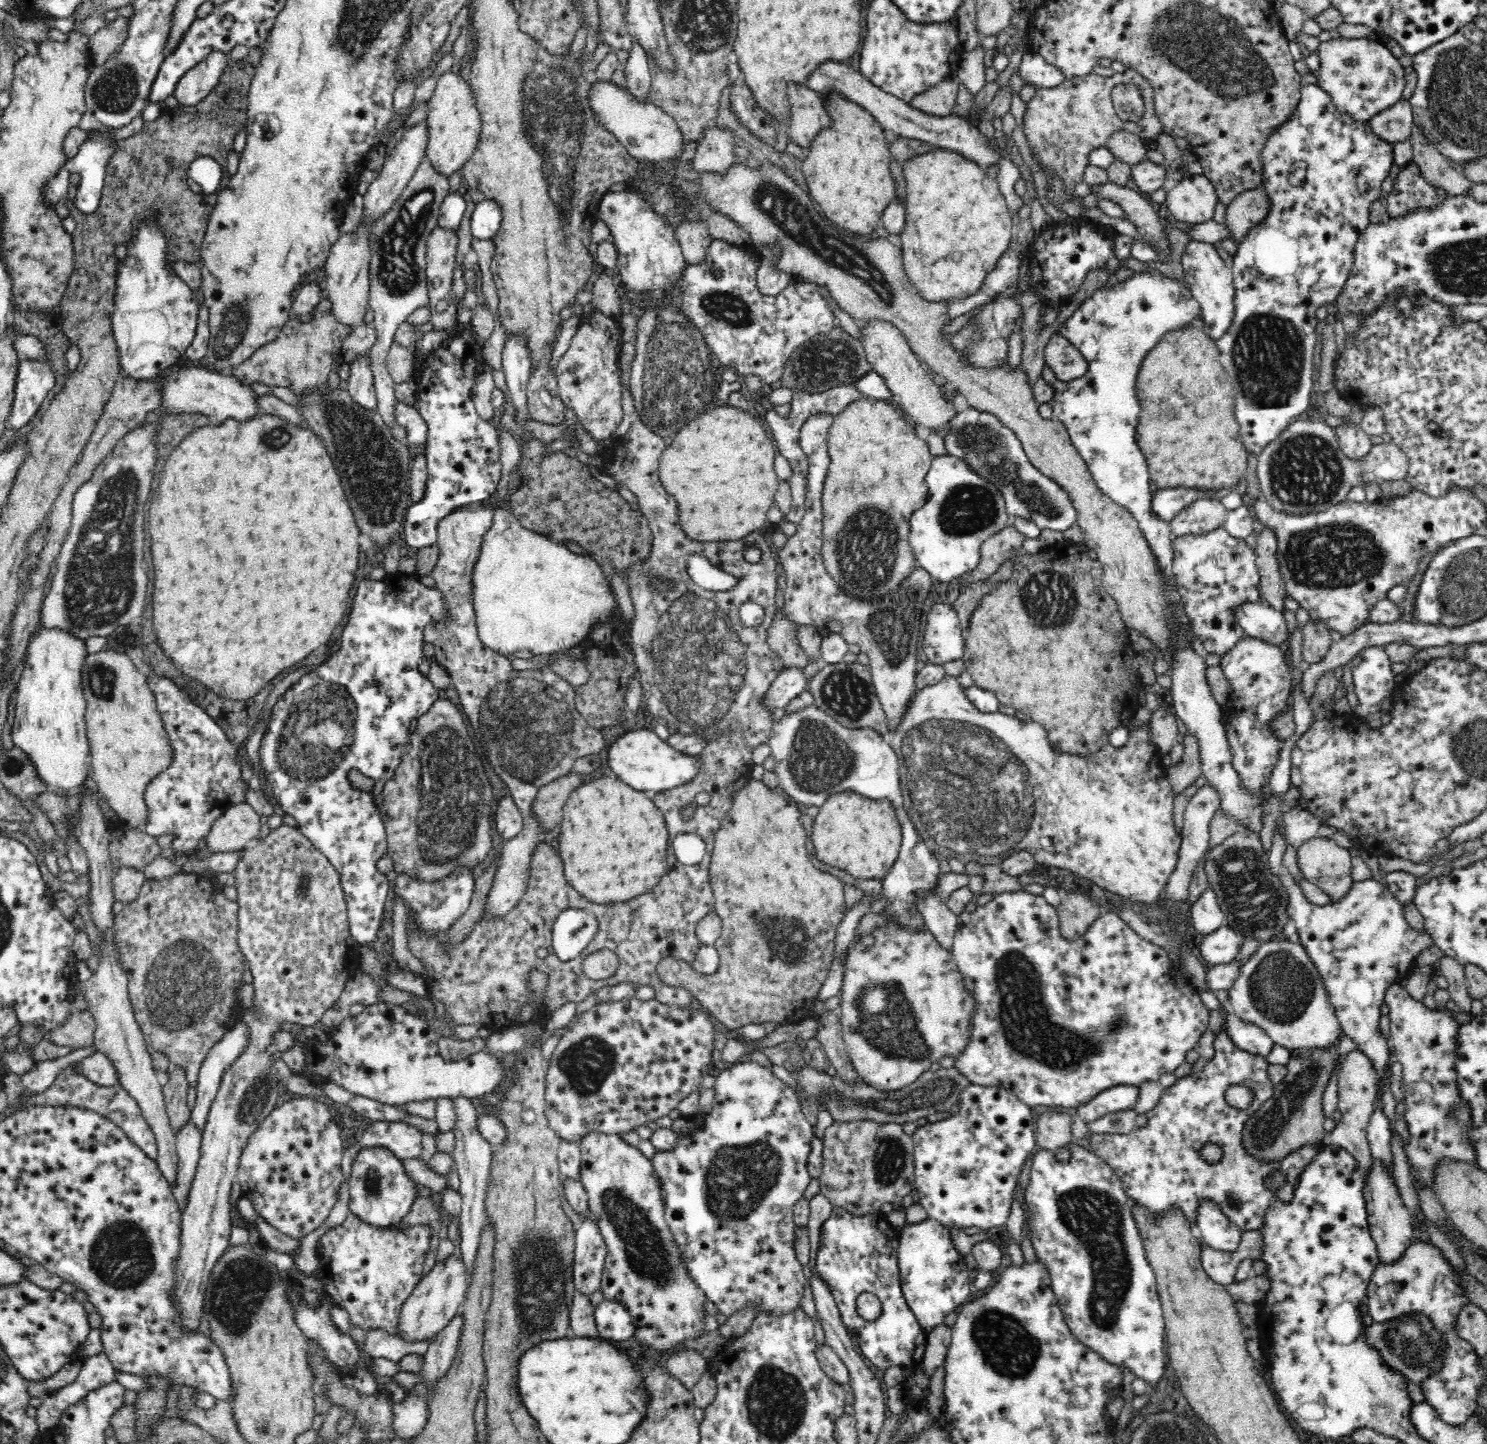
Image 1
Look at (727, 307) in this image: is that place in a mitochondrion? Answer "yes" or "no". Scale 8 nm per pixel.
yes

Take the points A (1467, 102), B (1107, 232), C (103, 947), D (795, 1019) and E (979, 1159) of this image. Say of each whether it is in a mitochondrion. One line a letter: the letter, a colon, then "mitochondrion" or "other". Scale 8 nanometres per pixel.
A: mitochondrion
B: other
C: other
D: other
E: other

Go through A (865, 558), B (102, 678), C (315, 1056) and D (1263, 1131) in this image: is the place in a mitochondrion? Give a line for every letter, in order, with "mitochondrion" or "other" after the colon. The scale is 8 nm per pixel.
A: mitochondrion
B: mitochondrion
C: other
D: mitochondrion

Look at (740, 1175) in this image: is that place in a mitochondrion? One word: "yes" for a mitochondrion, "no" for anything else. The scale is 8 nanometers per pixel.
yes

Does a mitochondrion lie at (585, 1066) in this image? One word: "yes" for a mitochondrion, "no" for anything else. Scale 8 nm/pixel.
yes

